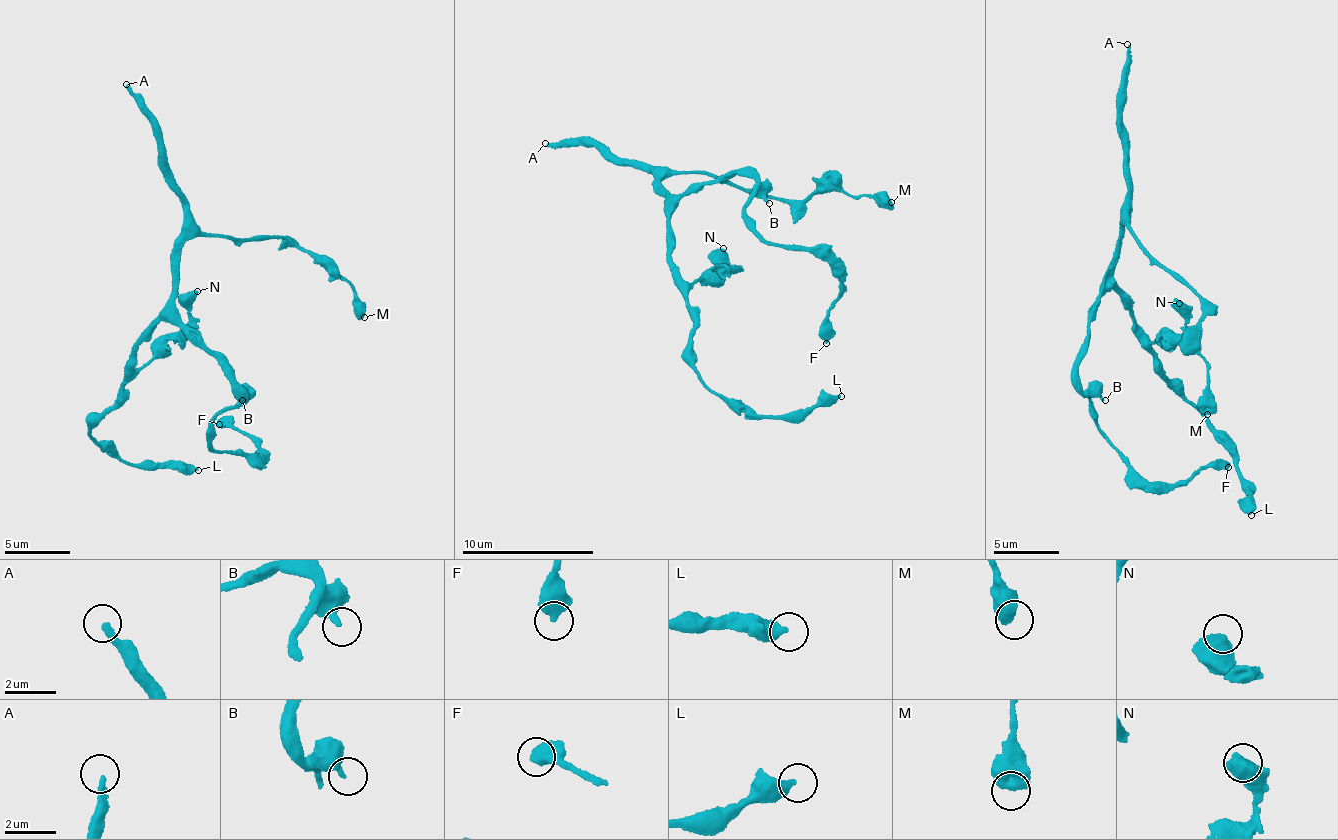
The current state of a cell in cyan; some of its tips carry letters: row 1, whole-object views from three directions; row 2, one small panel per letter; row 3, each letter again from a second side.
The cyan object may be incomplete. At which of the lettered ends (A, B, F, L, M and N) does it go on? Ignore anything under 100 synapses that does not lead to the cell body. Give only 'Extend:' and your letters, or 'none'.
Extend: A

